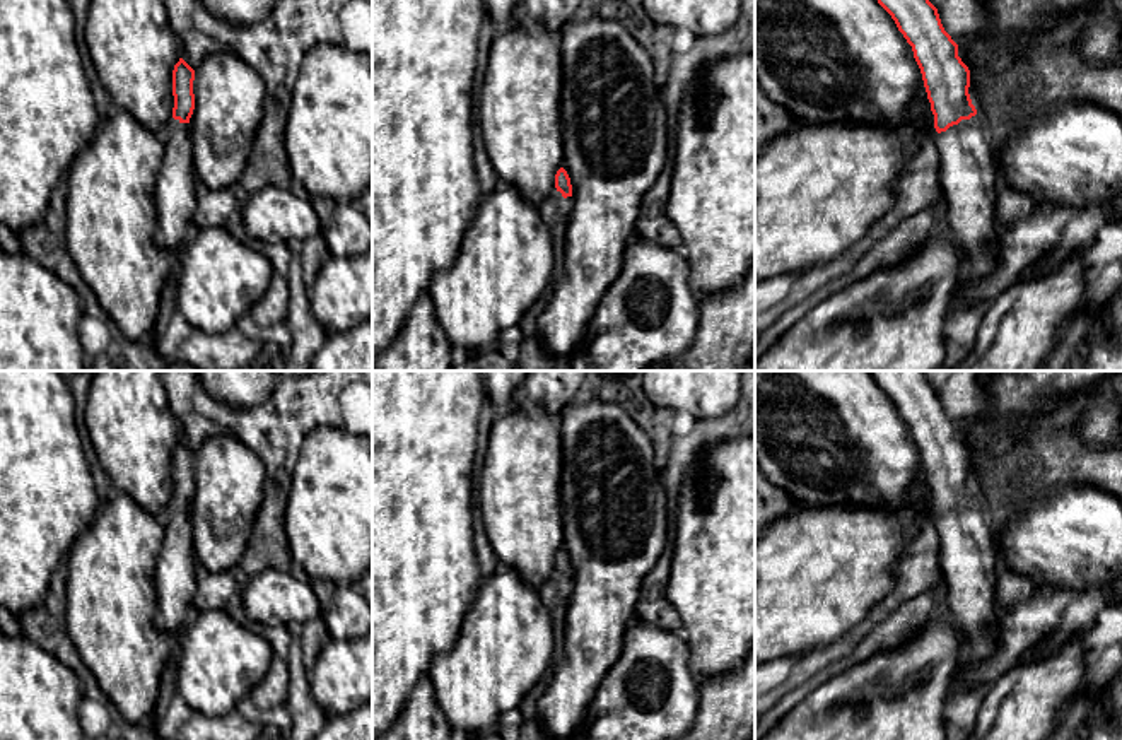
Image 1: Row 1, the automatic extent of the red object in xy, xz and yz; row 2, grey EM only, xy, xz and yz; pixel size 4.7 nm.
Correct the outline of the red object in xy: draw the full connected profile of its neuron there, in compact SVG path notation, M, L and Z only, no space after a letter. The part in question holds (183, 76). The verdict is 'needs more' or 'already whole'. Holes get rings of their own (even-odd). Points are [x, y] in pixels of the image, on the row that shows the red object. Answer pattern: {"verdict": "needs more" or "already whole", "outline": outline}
{"verdict": "needs more", "outline": "M183 60L172 70L172 126L164 142L164 157L157 173L155 241L164 251L179 255L179 246L196 208L196 176L193 162L190 118L195 109L195 70Z"}

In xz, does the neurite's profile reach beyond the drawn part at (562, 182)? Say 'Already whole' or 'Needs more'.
Needs more

